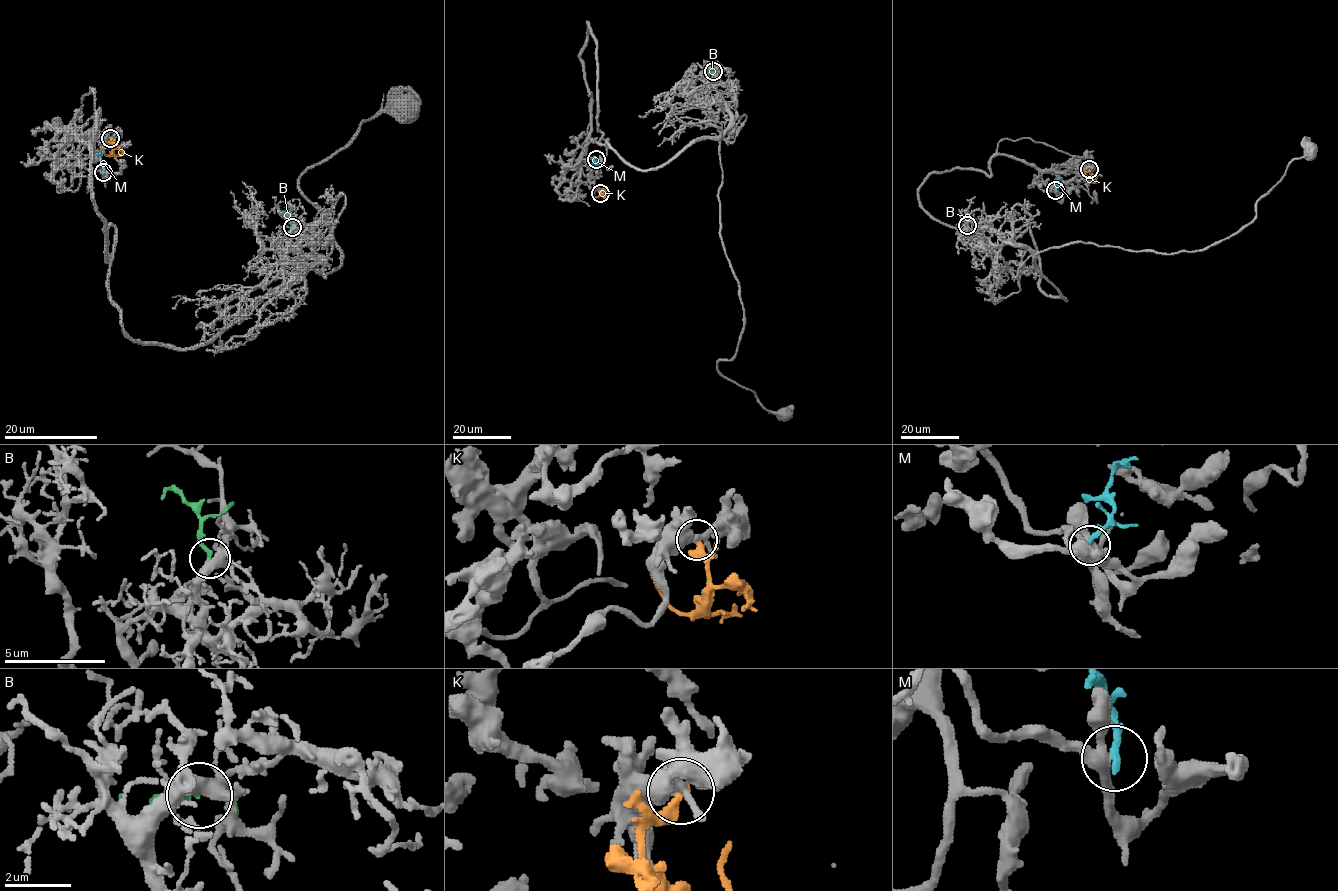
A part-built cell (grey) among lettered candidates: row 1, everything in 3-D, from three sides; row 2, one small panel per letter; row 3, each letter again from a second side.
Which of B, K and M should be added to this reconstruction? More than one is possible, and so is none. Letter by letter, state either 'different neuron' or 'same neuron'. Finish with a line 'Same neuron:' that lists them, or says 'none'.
B: same neuron
K: different neuron
M: different neuron
Same neuron: B

